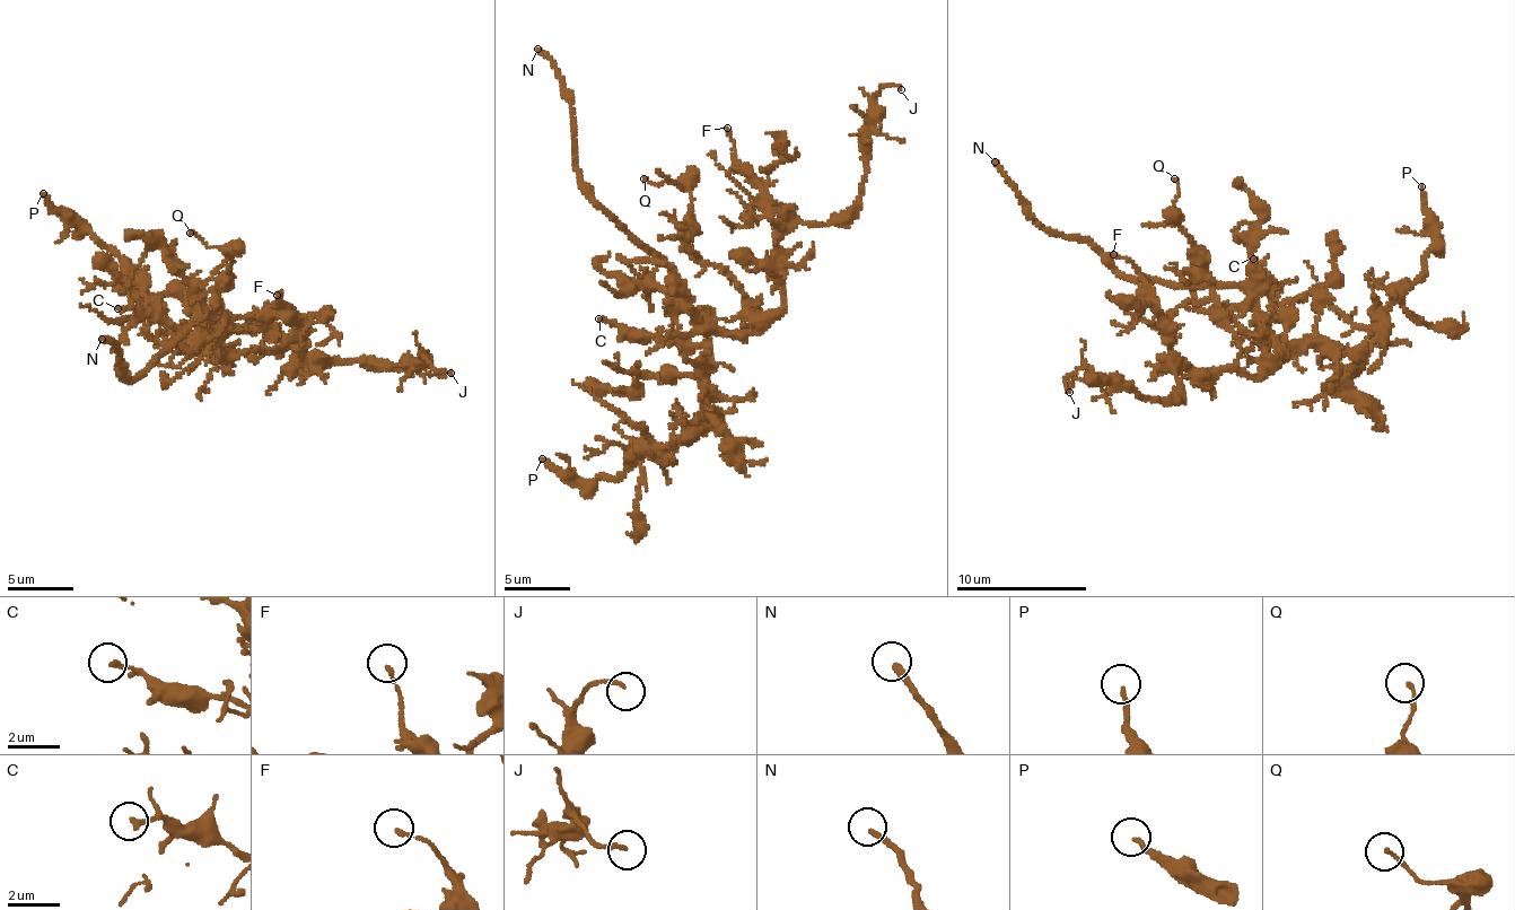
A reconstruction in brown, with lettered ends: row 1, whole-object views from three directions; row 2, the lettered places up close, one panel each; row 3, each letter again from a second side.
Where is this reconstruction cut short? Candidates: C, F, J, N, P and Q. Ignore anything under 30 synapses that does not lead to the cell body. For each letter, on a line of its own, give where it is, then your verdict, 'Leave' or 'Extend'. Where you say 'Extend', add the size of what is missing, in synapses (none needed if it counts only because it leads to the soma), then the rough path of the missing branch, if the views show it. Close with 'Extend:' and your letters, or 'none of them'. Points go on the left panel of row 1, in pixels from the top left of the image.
C: Place: (117, 308). Leave
F: Place: (277, 295). Leave
J: Place: (451, 373). Leave
N: Place: (102, 339). Extend
P: Place: (43, 193). Leave
Q: Place: (190, 233). Leave
Extend: N

